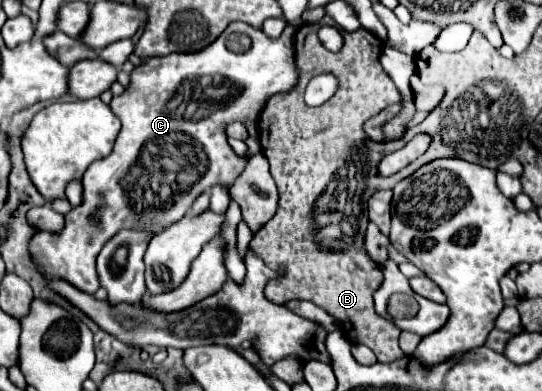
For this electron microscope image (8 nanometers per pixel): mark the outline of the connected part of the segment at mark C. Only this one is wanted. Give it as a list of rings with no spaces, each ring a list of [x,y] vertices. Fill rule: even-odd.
[[[234,22],[234,24],[230,24],[230,26],[218,36],[218,40],[214,40],[212,44],[208,44],[206,48],[202,48],[202,50],[198,50],[198,52],[182,52],[182,54],[176,54],[176,52],[174,52],[174,54],[168,54],[168,56],[142,58],[142,64],[136,66],[136,68],[132,70],[132,74],[130,74],[130,84],[128,84],[128,88],[126,88],[120,96],[114,96],[112,102],[110,102],[110,108],[114,110],[114,114],[116,114],[116,116],[120,118],[120,122],[122,122],[122,130],[120,130],[120,134],[118,134],[118,138],[116,138],[116,144],[114,144],[112,154],[106,156],[106,158],[94,160],[94,162],[88,166],[88,170],[86,170],[86,174],[84,174],[82,204],[80,204],[80,206],[74,206],[68,214],[64,214],[64,228],[62,228],[60,232],[36,232],[36,234],[30,238],[28,252],[30,252],[30,258],[32,258],[34,266],[38,268],[38,272],[40,272],[44,278],[50,276],[48,280],[66,280],[66,282],[70,282],[74,288],[78,288],[78,290],[82,290],[82,292],[86,292],[86,294],[94,294],[94,292],[100,288],[100,284],[98,284],[98,280],[96,280],[96,268],[94,268],[96,256],[100,254],[102,246],[104,246],[112,236],[116,236],[122,228],[138,228],[138,230],[144,230],[144,232],[150,232],[150,234],[158,234],[158,232],[162,232],[164,228],[168,228],[170,224],[182,220],[182,216],[186,216],[186,212],[190,210],[192,202],[194,202],[200,194],[208,192],[212,186],[222,184],[222,186],[226,188],[226,192],[230,192],[232,184],[240,178],[240,172],[246,168],[249,159],[261,151],[254,130],[258,130],[258,128],[256,128],[256,120],[258,120],[260,110],[264,108],[266,100],[270,98],[270,94],[286,92],[286,90],[290,90],[290,88],[296,84],[298,68],[296,68],[296,60],[294,60],[294,30],[296,30],[296,26],[286,24],[282,36],[276,38],[276,40],[272,40],[272,38],[268,38],[262,30],[256,30],[256,28],[252,28],[252,26],[248,26],[248,24],[242,24],[242,22]],[[238,36],[246,36],[246,38],[248,38],[246,48],[238,48],[238,42],[240,42]],[[234,120],[242,120],[242,122],[248,126],[248,130],[252,132],[250,136],[254,136],[254,138],[249,137],[245,142],[248,147],[245,158],[240,158],[235,154],[234,150],[228,144],[226,134],[222,134],[222,126],[228,124],[228,122],[234,122]]]

